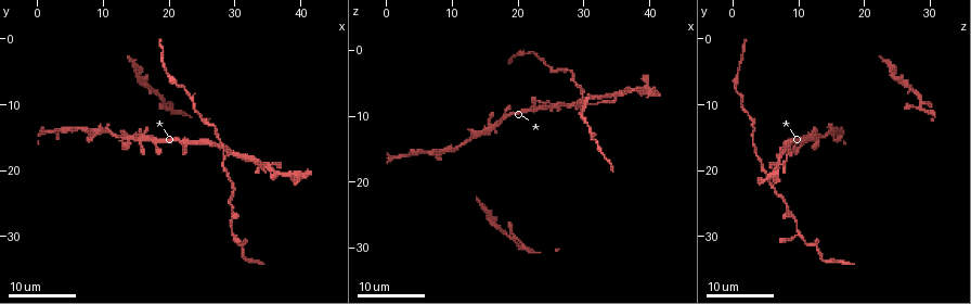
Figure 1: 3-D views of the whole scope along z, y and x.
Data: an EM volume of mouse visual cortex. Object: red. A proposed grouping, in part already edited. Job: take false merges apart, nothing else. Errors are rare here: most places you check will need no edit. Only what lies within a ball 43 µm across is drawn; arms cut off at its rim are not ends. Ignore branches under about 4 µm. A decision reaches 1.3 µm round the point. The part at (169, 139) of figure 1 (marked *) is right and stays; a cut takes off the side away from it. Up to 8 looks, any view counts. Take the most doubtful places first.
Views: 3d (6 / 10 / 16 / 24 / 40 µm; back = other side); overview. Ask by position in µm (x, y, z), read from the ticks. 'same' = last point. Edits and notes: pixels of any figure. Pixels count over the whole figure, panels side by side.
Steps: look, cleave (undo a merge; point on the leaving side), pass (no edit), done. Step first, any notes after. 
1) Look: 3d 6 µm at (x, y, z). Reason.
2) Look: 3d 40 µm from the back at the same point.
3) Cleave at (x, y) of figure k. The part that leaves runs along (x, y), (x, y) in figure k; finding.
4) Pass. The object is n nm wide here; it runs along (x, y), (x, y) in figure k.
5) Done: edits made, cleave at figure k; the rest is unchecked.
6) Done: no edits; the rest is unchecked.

Look: 3d 16 µm at (31.0, 31.5, 13.0). Thin neck.

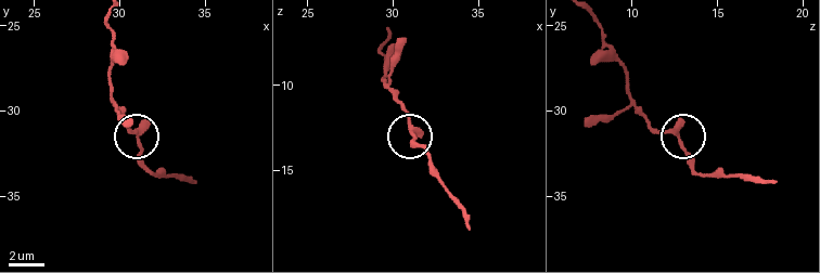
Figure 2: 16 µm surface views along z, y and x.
Look: 3d 6 µm at (31.1, 32.0, 12.8).

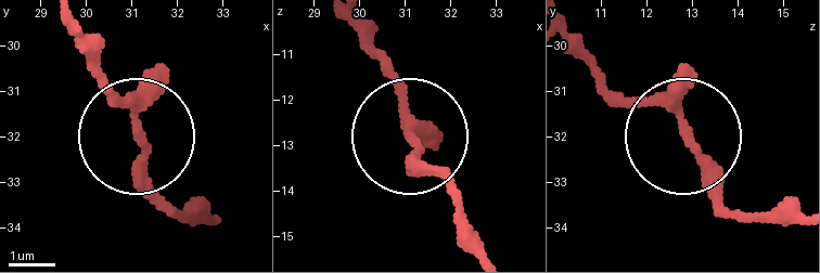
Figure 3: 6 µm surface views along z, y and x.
Pass. All the same neuron.

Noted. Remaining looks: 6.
Look: 3d 16 µm at (29.5, 28.0, 9.5).

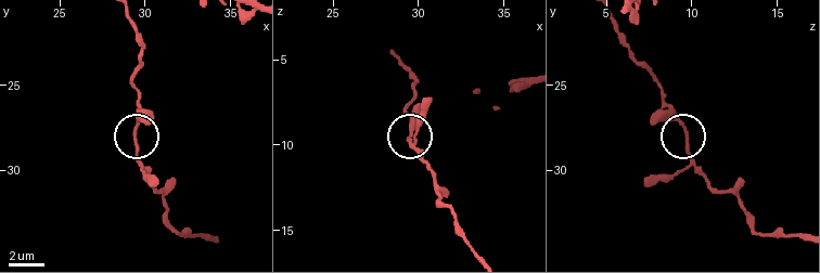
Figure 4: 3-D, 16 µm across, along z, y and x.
Look: 3d 10 µm at (29.4, 27.6, 9.4). Zoom in.

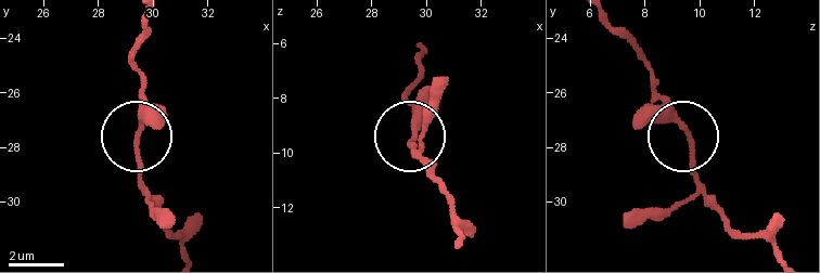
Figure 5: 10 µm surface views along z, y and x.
Pass. Continuous, no second neuron.

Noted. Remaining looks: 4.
Look: 3d 16 µm at (10.5, 13.5, 15.0).

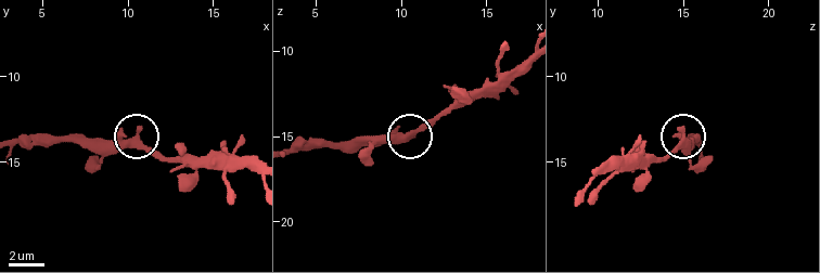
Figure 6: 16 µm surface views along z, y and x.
Look: 3d 10 µm at (10.3, 13.6, 15.1). Zoom in.

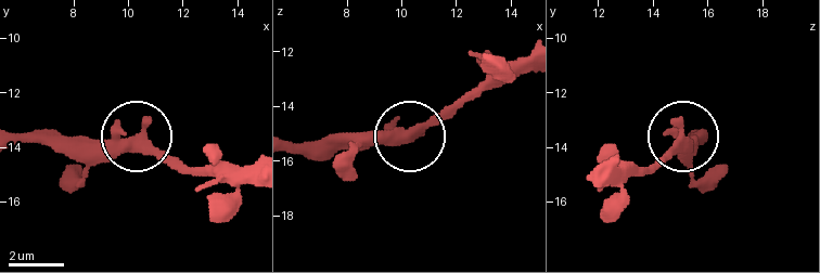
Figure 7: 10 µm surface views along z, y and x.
Pass. It runs along (523, 56), (411, 133), (322, 137) in figure 7; continuous, no second neuron.

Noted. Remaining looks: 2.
Look: 3d 16 µm at (20.0, 5.5, 1.0). Sudden change in width.

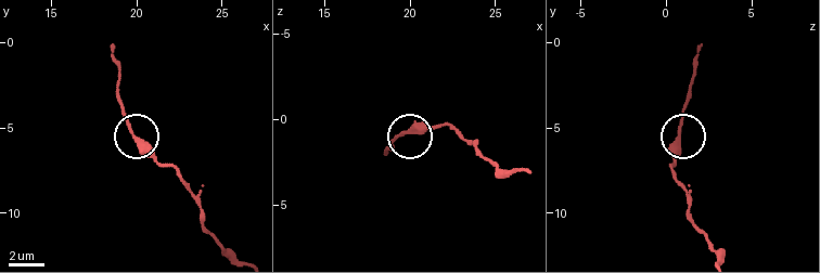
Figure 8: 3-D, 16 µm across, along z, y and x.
Look: 3d 10 µm at (20.2, 5.7, 0.6).

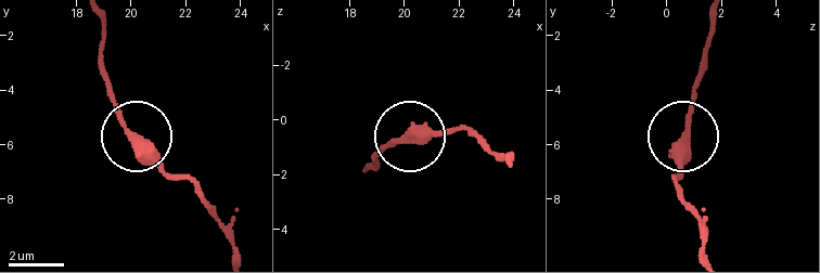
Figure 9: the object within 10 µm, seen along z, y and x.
Pass. All the same neuron.

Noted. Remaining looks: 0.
Done: no edits; the rest is unchecked.

